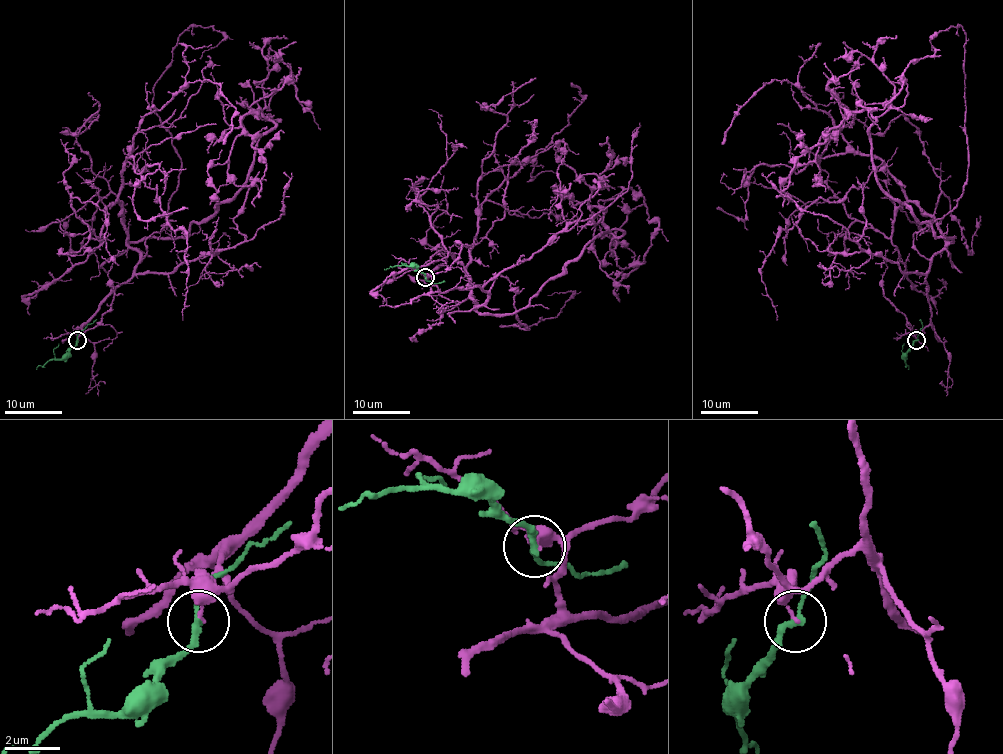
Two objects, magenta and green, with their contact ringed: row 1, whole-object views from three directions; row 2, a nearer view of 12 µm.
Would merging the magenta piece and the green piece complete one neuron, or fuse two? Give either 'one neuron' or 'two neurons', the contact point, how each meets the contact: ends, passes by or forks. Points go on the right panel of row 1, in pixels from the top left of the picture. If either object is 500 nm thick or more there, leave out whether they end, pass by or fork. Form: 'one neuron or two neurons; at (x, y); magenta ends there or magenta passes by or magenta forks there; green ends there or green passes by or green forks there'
two neurons; at (916, 340); magenta ends there; green passes by

